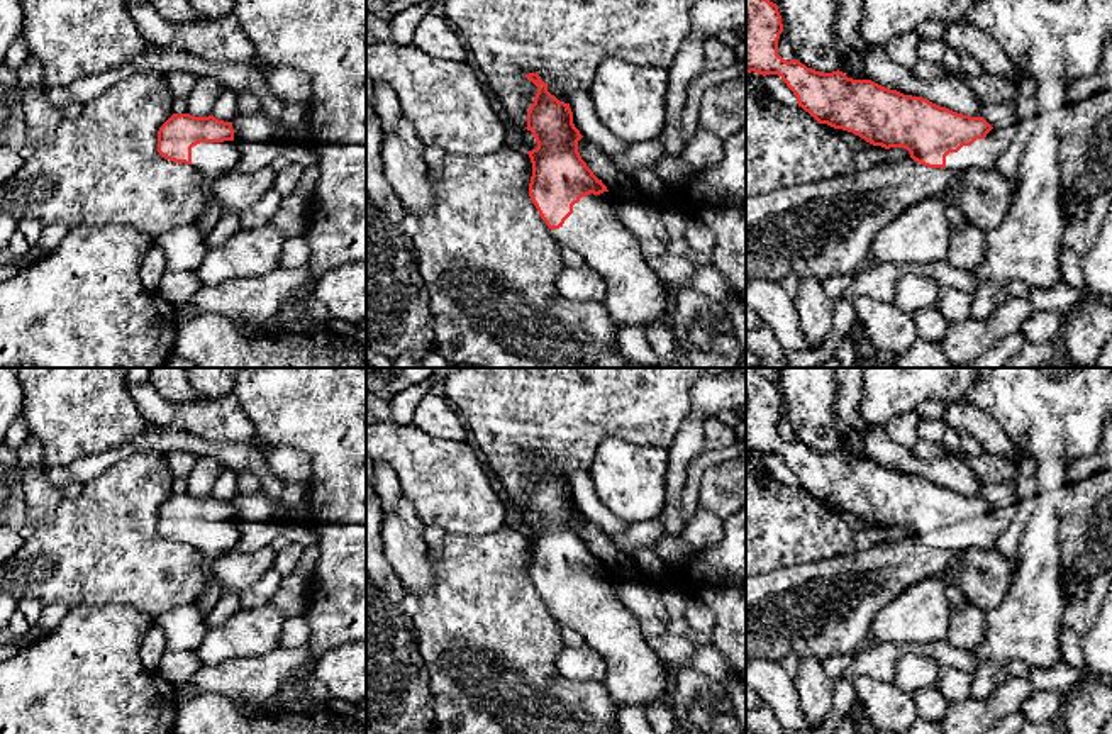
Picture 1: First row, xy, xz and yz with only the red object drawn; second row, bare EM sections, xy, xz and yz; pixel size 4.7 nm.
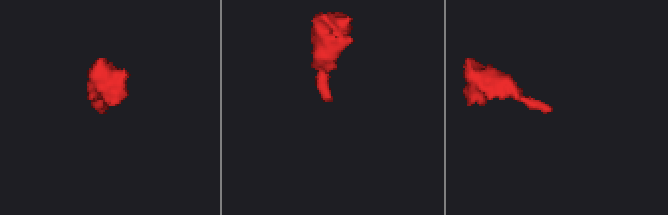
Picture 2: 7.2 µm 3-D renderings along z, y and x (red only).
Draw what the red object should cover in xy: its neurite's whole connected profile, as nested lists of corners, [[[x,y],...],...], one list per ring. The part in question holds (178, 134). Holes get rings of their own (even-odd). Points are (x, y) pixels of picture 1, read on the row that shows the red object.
[[[173,114],[158,131],[158,153],[170,161],[192,164],[207,183],[229,173],[241,156],[232,122]]]

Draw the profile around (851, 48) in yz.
[[[836,0],[834,44],[839,54],[839,71],[853,80],[870,80],[863,64],[870,44],[861,36],[865,0]]]

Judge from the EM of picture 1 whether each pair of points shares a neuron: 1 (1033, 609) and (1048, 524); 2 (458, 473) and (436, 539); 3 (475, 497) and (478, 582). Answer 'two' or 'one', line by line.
1: one
2: two
3: two

